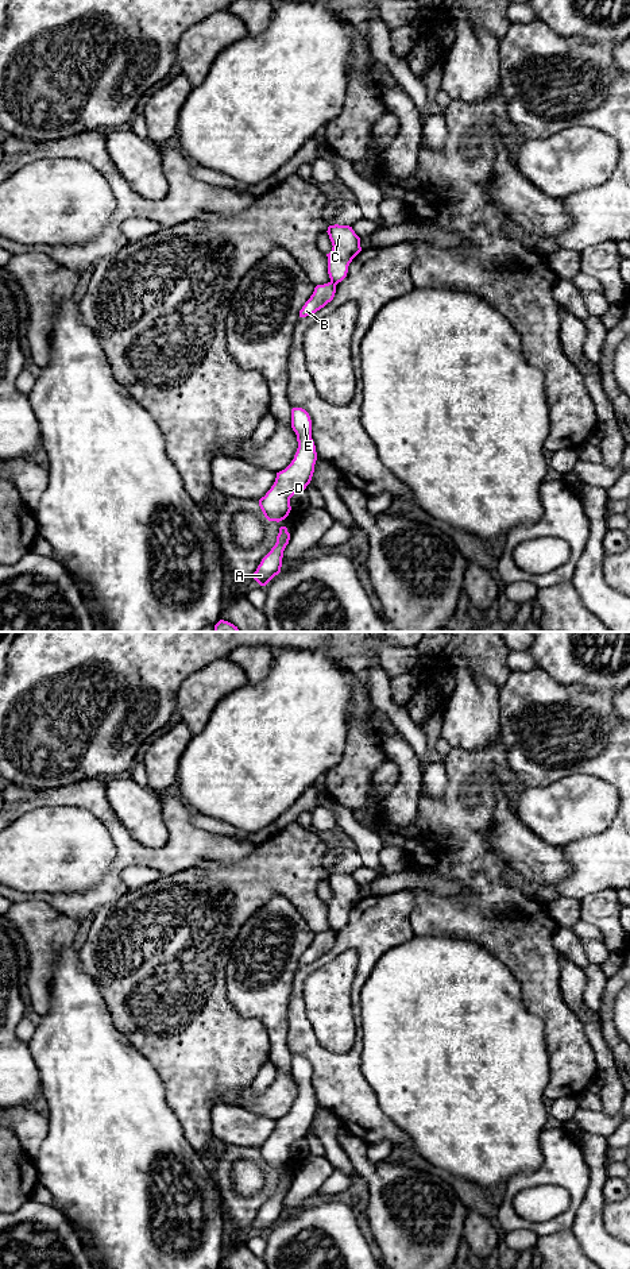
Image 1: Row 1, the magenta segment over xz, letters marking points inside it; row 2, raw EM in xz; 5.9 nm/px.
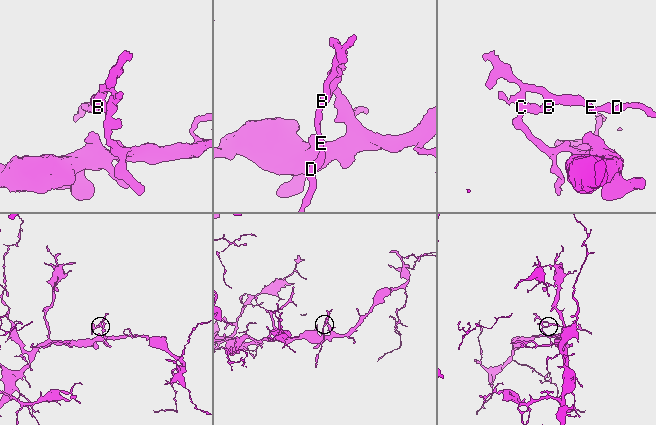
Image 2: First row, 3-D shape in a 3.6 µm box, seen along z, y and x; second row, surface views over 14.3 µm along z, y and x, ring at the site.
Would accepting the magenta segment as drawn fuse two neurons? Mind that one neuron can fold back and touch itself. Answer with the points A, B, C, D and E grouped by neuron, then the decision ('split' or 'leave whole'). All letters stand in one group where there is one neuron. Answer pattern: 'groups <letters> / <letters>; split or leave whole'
groups A B D E / C; split

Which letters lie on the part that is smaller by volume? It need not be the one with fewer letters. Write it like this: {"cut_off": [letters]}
{"cut_off": ["A", "B", "D", "E"]}

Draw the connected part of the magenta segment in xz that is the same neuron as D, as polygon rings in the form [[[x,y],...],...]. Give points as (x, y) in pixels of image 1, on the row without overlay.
[[[302,1056],[291,1057],[291,1076],[297,1083],[298,1096],[291,1111],[277,1126],[271,1137],[259,1148],[259,1154],[268,1169],[285,1168],[290,1158],[290,1146],[310,1131],[317,1108],[312,1087],[312,1068]]]

